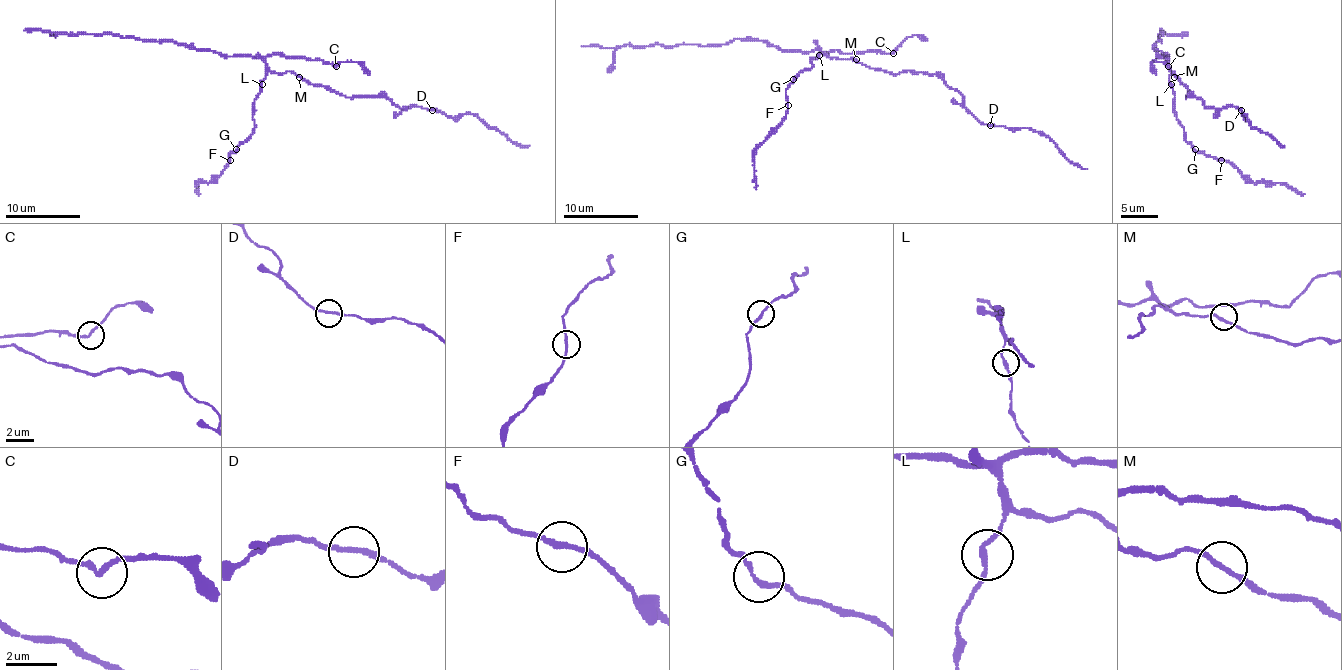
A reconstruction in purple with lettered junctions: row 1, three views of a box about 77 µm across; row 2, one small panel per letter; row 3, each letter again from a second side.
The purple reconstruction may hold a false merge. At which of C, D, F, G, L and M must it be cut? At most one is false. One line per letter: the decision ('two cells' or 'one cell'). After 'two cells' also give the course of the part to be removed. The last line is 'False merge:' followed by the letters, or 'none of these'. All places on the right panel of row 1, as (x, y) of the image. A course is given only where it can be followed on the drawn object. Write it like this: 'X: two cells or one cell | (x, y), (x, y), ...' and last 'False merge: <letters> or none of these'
C: one cell
D: one cell
F: one cell
G: one cell
L: one cell
M: one cell
False merge: none of these

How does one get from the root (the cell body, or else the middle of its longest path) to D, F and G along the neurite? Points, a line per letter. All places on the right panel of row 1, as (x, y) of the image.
D: (1176, 77), (1189, 92), (1186, 97), (1199, 97), (1208, 108), (1236, 106), (1241, 110)
F: (1176, 77), (1173, 71), (1169, 80), (1174, 95), (1174, 116), (1184, 129), (1186, 140), (1197, 151), (1221, 160)
G: (1176, 77), (1174, 71), (1169, 77), (1174, 95), (1174, 116), (1184, 129), (1186, 140), (1195, 149)

